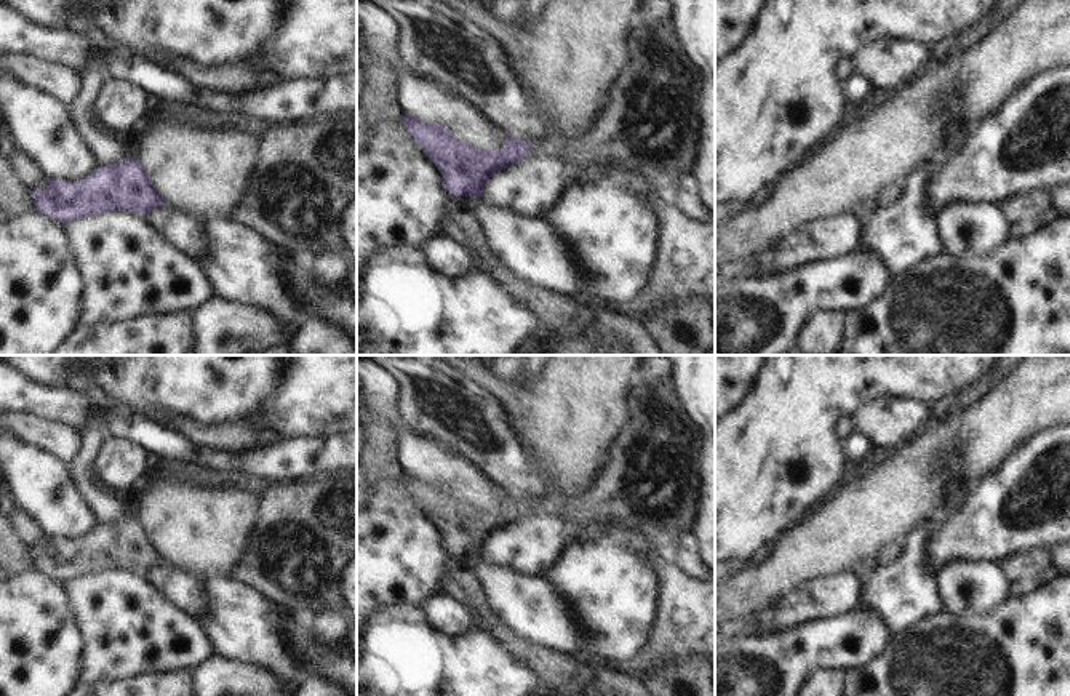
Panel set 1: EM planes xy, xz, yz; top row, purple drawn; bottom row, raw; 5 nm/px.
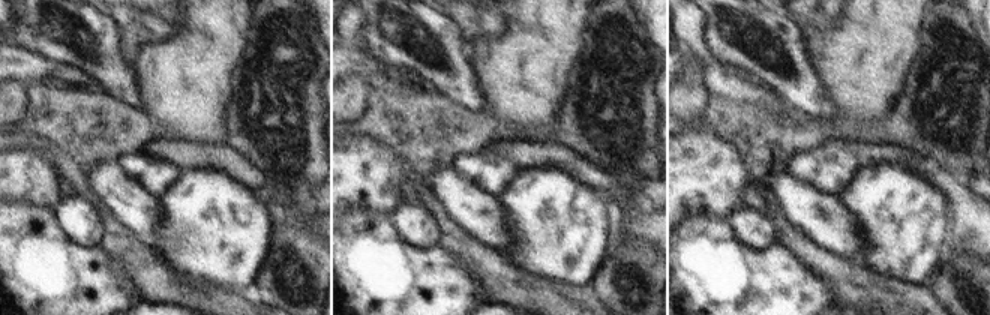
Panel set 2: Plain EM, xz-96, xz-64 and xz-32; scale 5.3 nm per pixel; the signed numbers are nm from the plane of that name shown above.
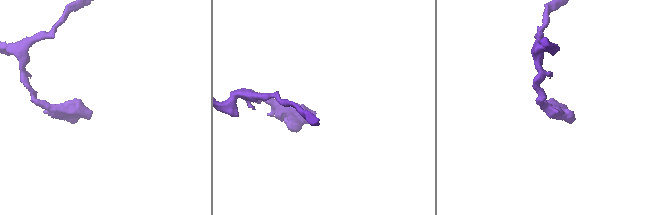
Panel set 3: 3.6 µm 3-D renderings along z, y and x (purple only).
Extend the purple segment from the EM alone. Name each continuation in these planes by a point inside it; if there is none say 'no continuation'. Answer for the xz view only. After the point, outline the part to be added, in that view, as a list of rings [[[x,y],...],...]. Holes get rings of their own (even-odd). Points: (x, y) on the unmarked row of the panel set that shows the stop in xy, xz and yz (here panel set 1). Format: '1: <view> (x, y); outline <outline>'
1: xz (653, 482); outline [[[673,378],[640,381],[630,397],[630,422],[611,448],[609,462],[584,491],[553,490],[533,501],[536,515],[555,512],[573,523],[590,526],[598,520],[638,530],[654,550],[673,562],[685,536],[696,536],[704,494],[701,458],[705,430],[694,421],[681,400]]]

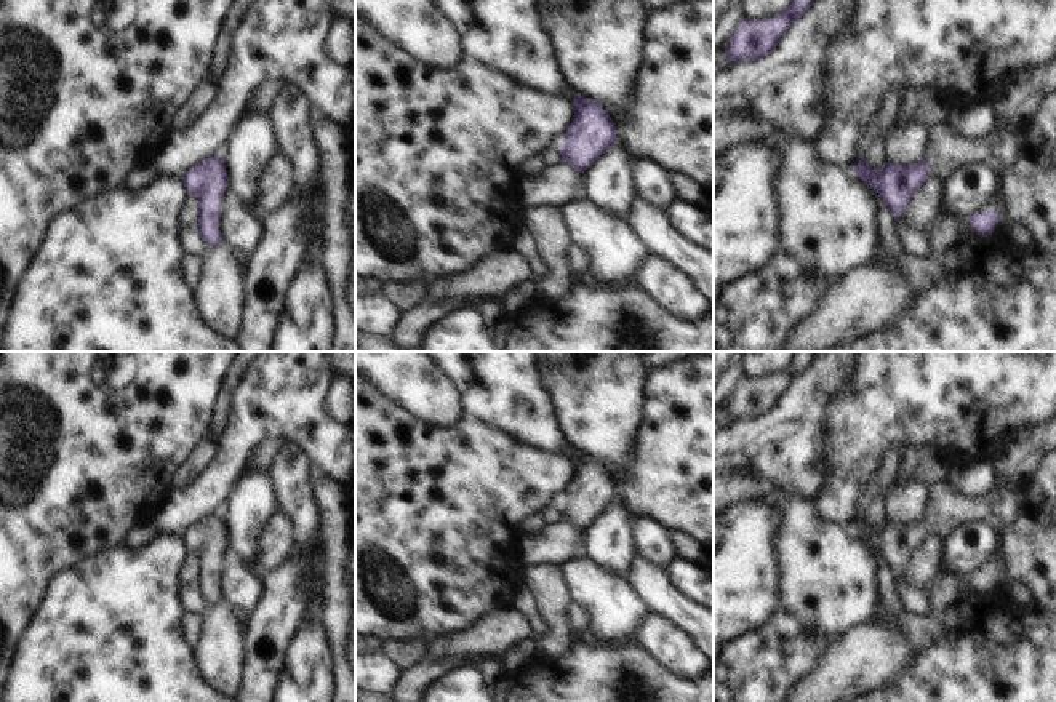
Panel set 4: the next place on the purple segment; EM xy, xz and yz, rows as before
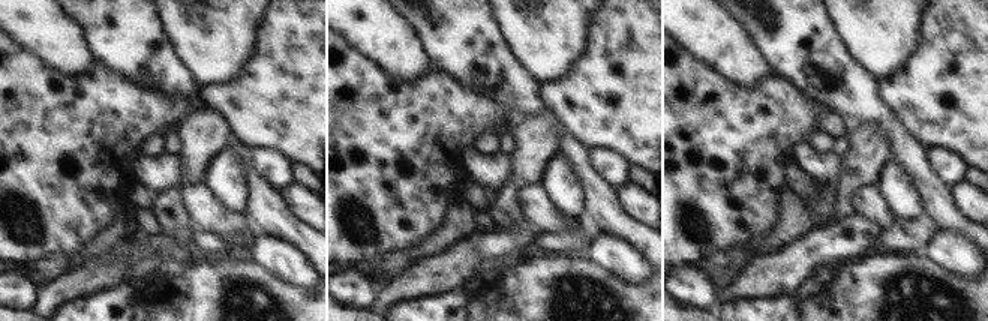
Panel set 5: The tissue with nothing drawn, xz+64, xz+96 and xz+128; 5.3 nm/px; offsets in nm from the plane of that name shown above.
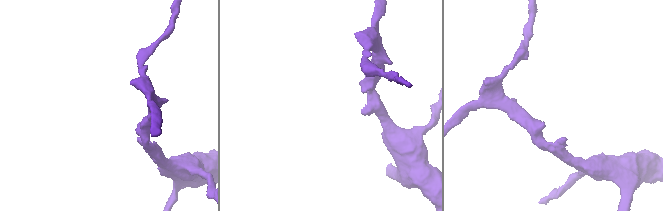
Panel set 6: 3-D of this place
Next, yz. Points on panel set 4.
1: yz (949, 510); outline [[[997,483],[997,488],[986,497],[970,499],[949,488],[938,488],[925,518],[930,523],[930,529],[946,539],[960,526],[979,520],[986,521],[990,513],[1014,520],[1019,512],[1021,493],[1022,489],[1011,483]]]

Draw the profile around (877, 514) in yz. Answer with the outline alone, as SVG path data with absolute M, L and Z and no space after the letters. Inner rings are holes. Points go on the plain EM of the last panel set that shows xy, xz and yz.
M877 496L872 502L872 505L869 507L867 513L867 521L874 526L874 528L880 528L882 523L885 520L888 520L888 509L886 509L886 502L885 497Z

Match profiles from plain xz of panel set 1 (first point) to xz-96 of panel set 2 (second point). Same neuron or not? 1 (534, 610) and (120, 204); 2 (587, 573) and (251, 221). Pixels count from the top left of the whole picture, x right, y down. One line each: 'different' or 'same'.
1: same
2: same

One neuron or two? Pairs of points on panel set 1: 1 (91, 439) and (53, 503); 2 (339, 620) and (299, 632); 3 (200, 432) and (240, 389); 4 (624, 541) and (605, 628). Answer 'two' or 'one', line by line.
1: two
2: two
3: two
4: one

